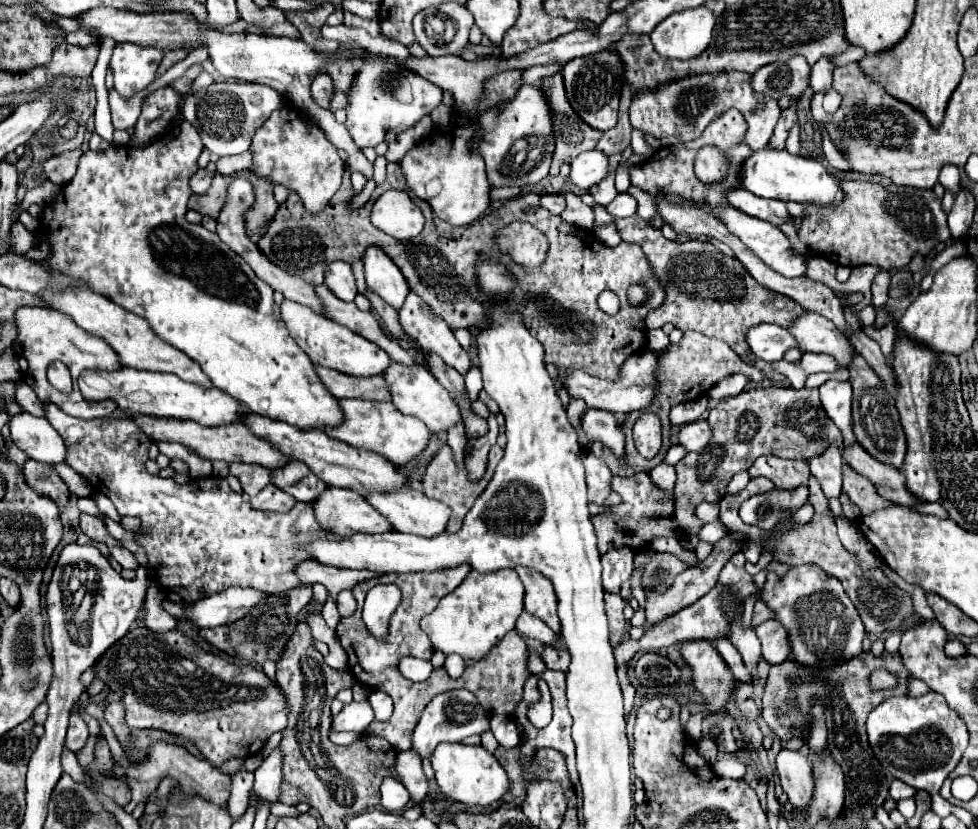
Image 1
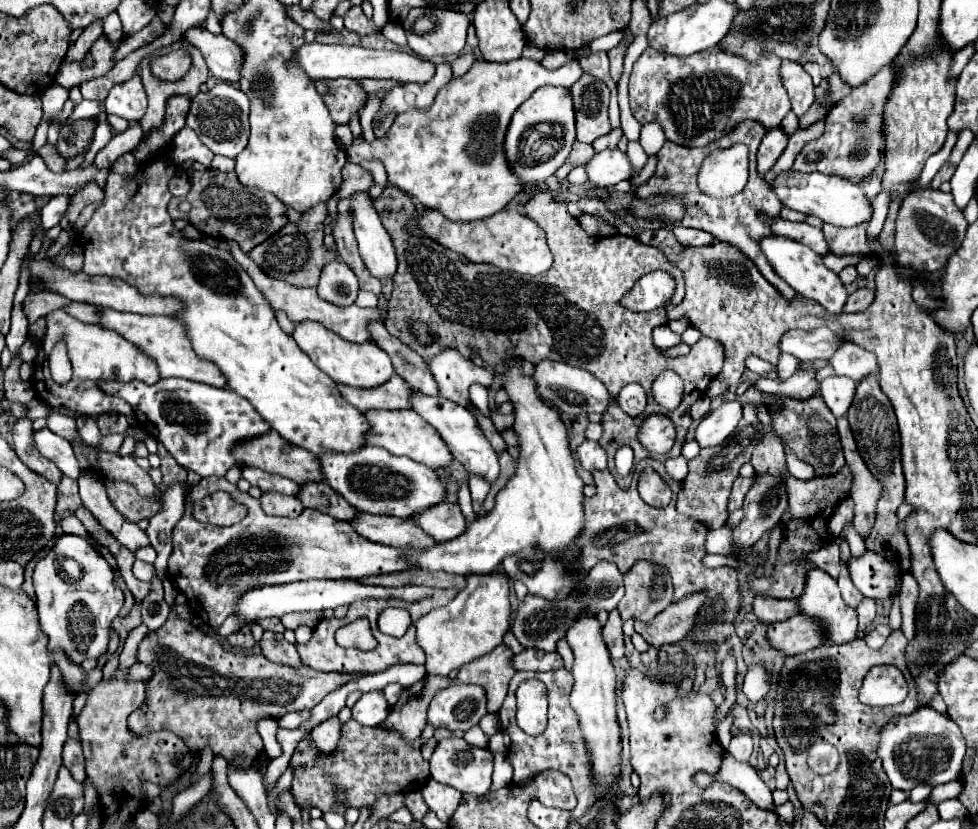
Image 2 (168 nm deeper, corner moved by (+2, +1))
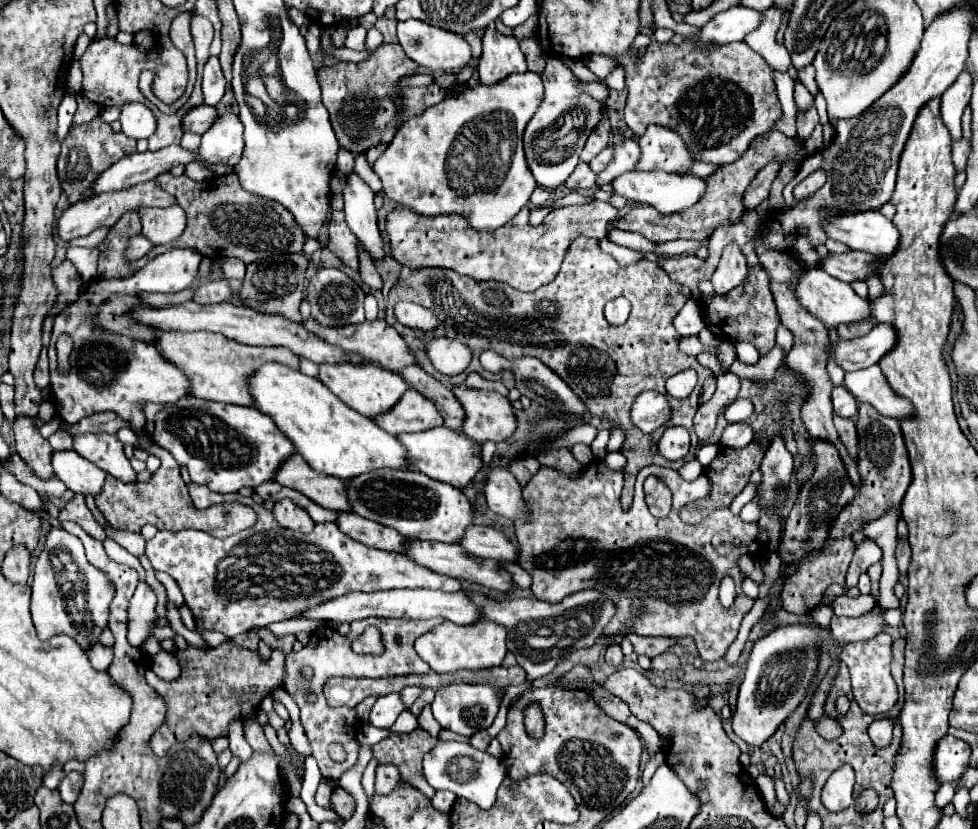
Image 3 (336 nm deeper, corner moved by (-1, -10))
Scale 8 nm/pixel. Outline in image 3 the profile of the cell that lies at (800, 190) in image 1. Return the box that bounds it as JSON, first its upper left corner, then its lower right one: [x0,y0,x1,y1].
[825,211,899,259]

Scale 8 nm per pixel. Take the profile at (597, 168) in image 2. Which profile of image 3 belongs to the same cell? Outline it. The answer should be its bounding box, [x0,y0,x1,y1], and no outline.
[613,171,705,213]

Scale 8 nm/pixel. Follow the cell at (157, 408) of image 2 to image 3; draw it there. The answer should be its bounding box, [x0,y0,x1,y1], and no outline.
[145,397,295,493]

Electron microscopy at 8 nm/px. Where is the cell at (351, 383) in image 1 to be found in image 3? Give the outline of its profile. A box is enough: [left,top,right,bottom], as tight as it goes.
[375,389,443,435]

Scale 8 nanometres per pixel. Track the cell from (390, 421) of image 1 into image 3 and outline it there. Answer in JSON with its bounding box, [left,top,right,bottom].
[397,427,483,487]

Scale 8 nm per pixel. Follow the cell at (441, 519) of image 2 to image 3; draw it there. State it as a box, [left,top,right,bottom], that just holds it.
[461,525,519,563]

